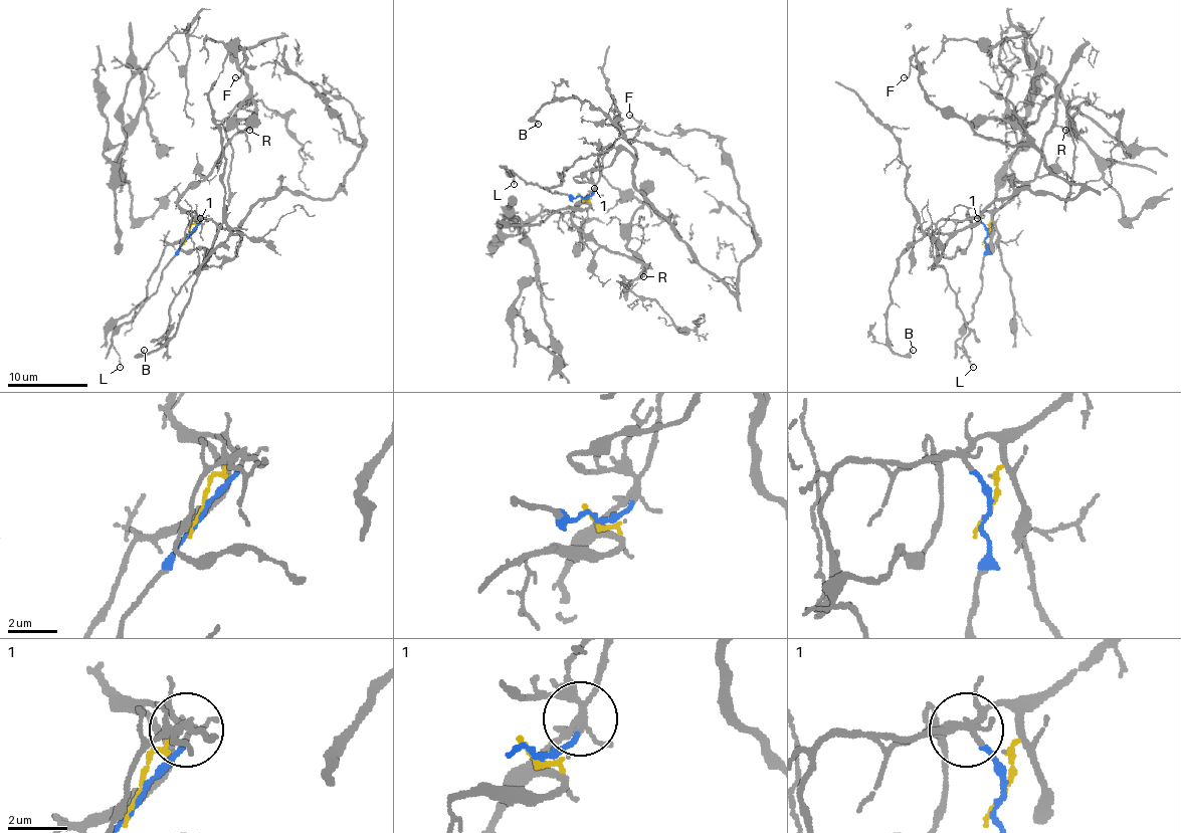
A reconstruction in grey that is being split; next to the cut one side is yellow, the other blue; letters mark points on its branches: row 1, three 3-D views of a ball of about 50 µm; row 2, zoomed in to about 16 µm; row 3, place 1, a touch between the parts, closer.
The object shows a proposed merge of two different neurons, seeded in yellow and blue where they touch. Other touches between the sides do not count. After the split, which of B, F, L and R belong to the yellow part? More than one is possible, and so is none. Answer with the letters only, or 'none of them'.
R

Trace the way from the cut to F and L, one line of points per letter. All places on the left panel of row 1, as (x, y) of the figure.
F: (188, 237), (202, 217), (180, 247), (228, 259), (261, 200), (330, 200), (360, 156), (308, 83), (235, 77)
L: (188, 237), (162, 271), (154, 293), (112, 338), (112, 346), (120, 358), (120, 368)

